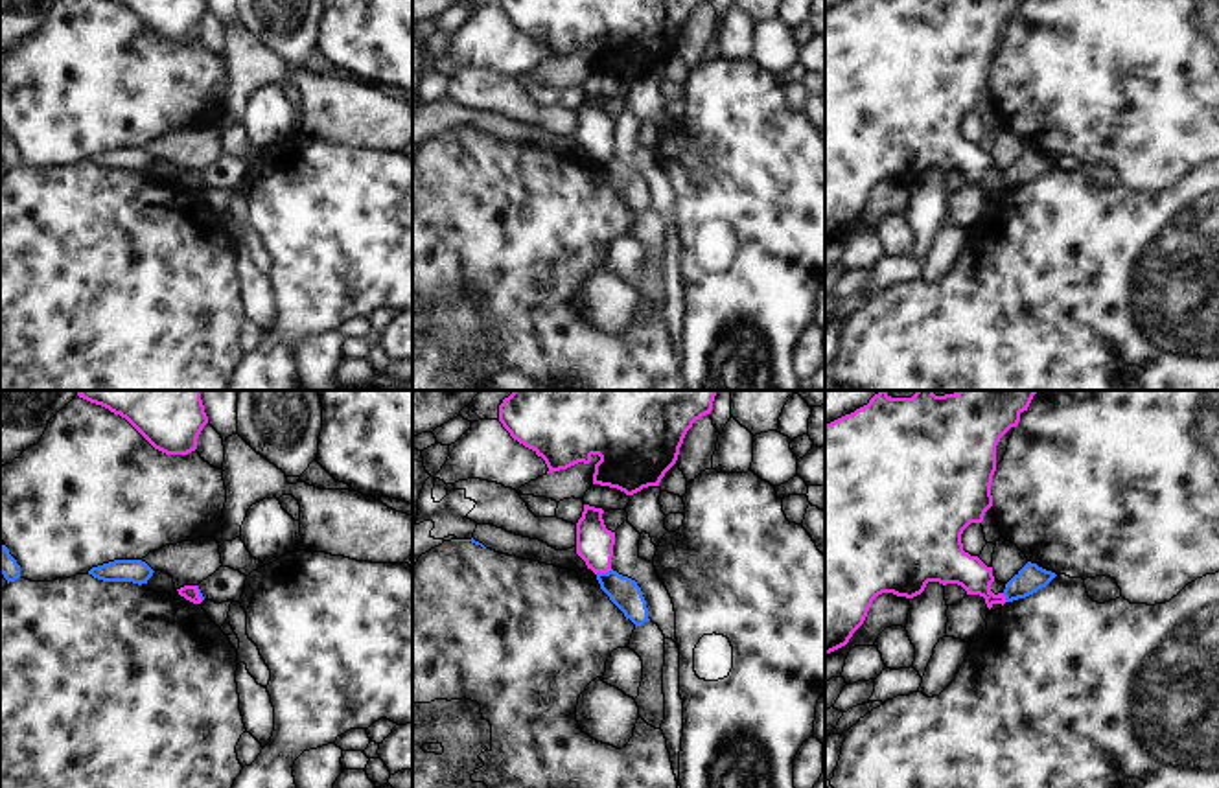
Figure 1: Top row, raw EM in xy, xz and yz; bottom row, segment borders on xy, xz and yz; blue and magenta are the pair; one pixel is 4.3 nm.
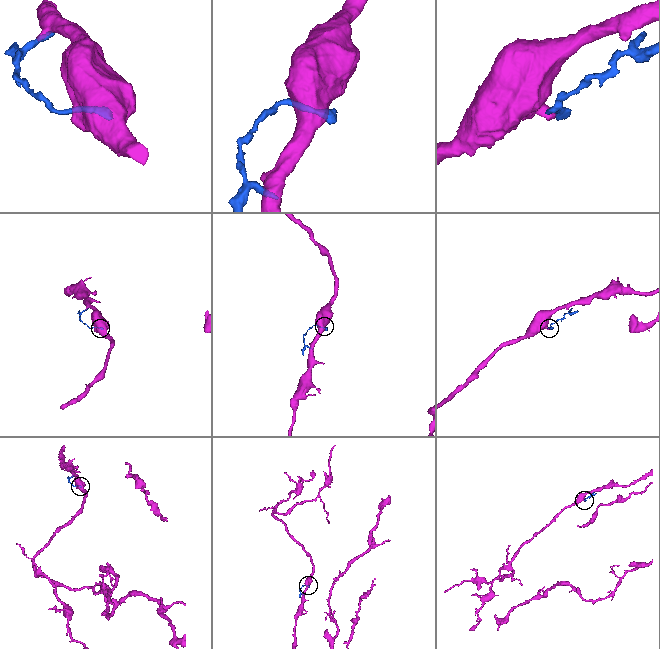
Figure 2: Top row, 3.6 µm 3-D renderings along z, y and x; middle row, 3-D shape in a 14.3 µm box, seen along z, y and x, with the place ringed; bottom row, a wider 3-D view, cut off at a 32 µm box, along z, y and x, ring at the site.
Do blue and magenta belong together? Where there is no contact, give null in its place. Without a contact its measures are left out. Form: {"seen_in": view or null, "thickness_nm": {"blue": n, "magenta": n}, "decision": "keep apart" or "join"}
{"seen_in": "xz", "thickness_nm": {"blue": 140, "magenta": 160}, "decision": "keep apart"}

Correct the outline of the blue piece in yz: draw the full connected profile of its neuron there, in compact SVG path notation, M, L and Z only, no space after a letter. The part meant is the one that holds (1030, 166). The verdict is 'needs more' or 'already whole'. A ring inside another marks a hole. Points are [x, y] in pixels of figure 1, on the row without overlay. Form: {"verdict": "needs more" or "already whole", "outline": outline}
{"verdict": "already whole", "outline": "M1027 149L1007 171L1004 184L1007 190L1026 186L1046 175L1057 162Z"}

